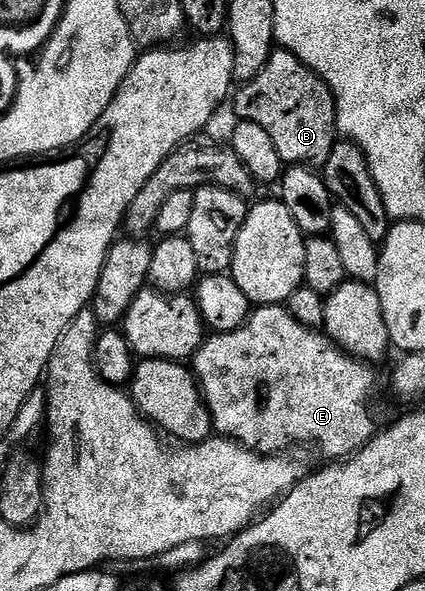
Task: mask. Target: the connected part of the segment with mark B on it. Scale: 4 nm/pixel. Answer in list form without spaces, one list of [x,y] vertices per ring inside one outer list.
[[[272,49],[269,60],[253,80],[242,83],[234,91],[235,118],[241,122],[258,124],[273,139],[273,145],[288,166],[322,168],[329,160],[337,141],[335,97],[330,88],[293,52]]]

